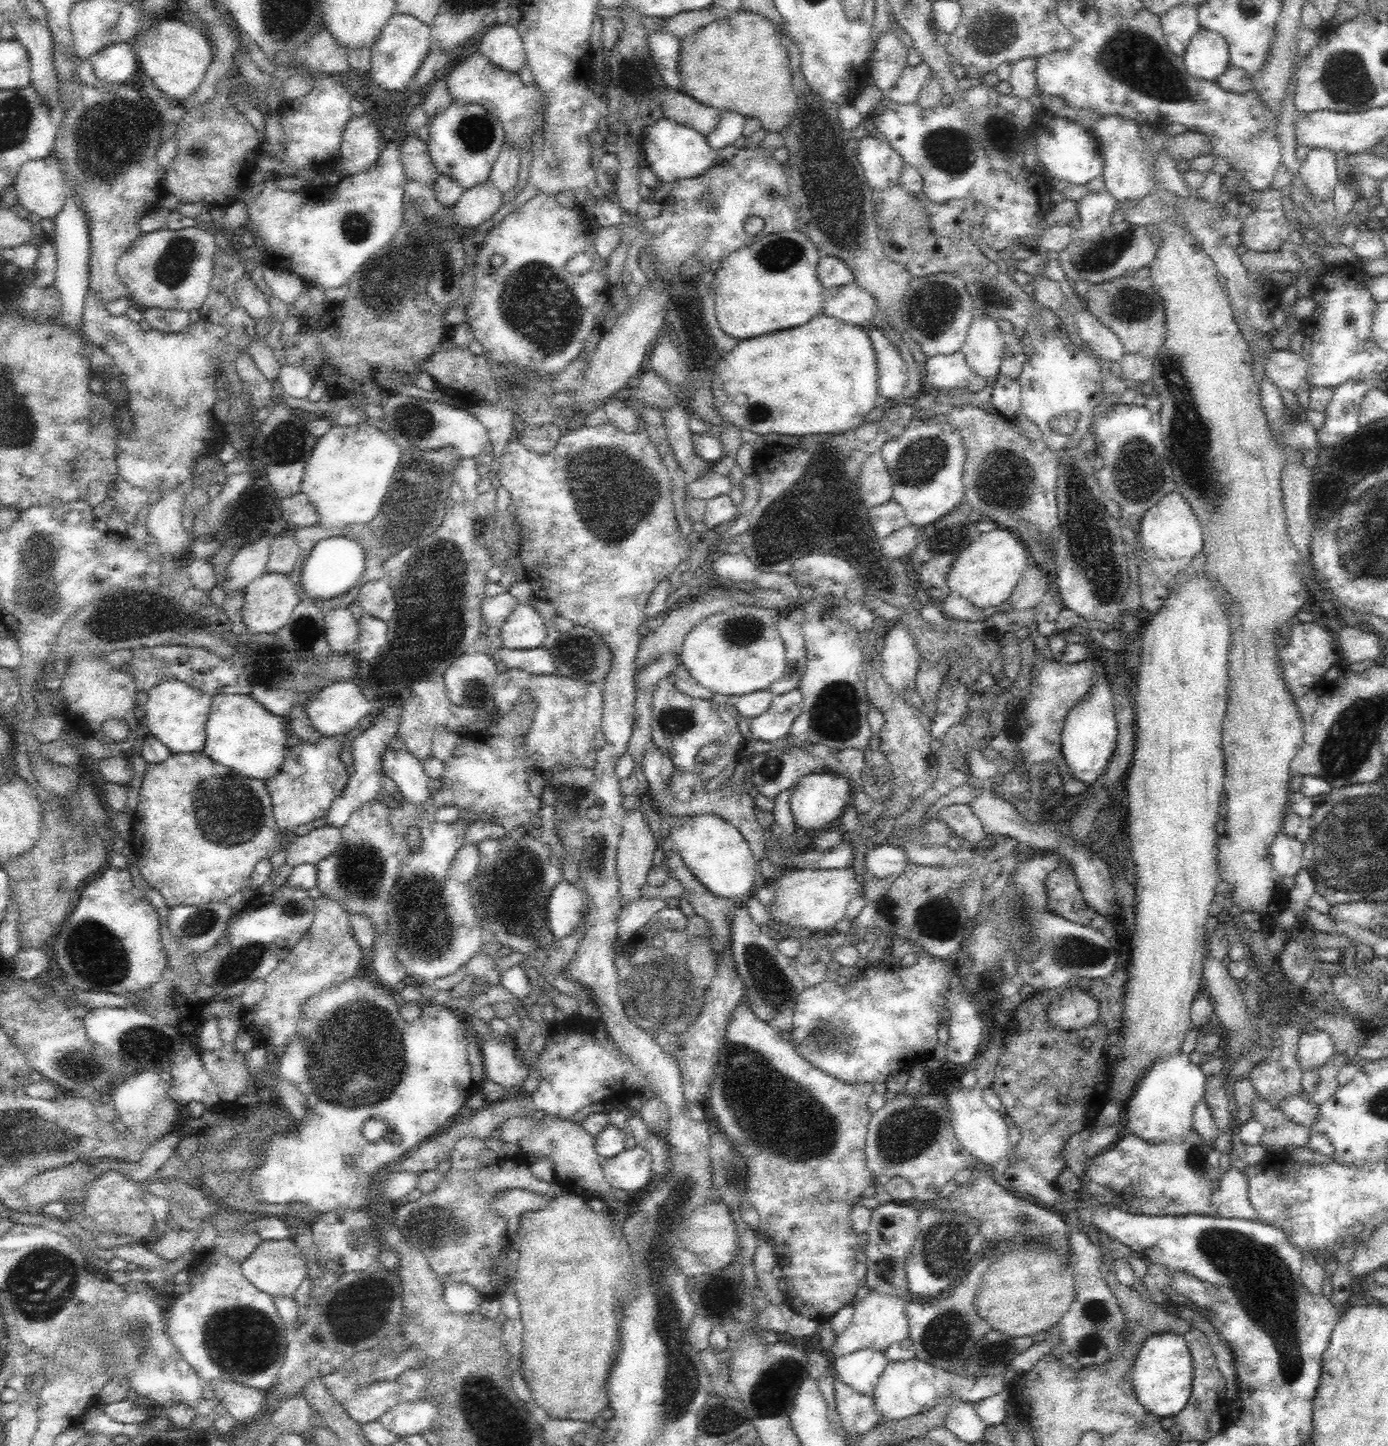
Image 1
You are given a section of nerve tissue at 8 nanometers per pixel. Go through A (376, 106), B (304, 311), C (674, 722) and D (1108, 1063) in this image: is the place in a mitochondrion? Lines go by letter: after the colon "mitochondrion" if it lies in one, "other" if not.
A: other
B: other
C: mitochondrion
D: other

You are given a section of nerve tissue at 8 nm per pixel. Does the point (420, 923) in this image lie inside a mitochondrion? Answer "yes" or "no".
yes

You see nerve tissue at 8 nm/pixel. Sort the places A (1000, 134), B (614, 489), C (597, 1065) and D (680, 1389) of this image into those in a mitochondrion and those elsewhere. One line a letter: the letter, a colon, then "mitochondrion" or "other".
A: mitochondrion
B: mitochondrion
C: other
D: mitochondrion

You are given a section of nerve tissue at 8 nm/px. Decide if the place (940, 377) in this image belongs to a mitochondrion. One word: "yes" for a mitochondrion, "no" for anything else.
no

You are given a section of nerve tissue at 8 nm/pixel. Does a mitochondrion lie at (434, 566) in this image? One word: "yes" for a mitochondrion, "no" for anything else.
yes

